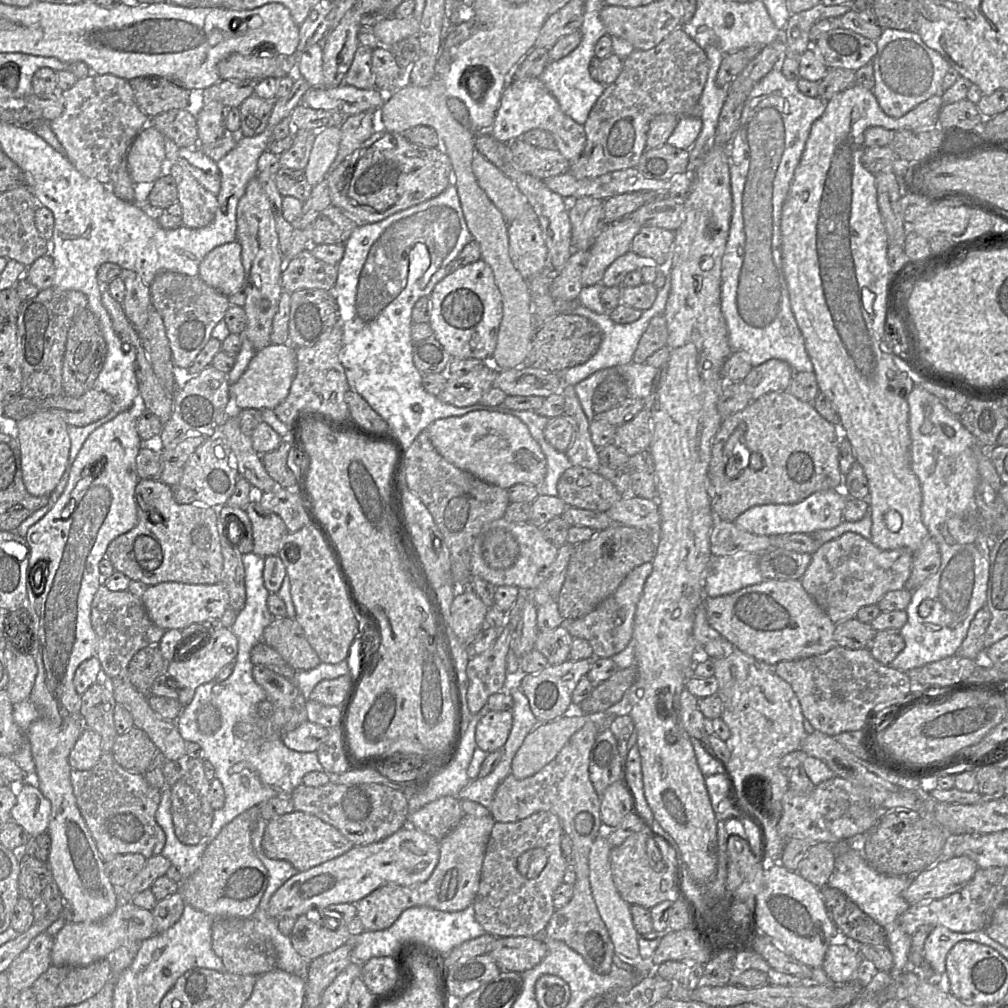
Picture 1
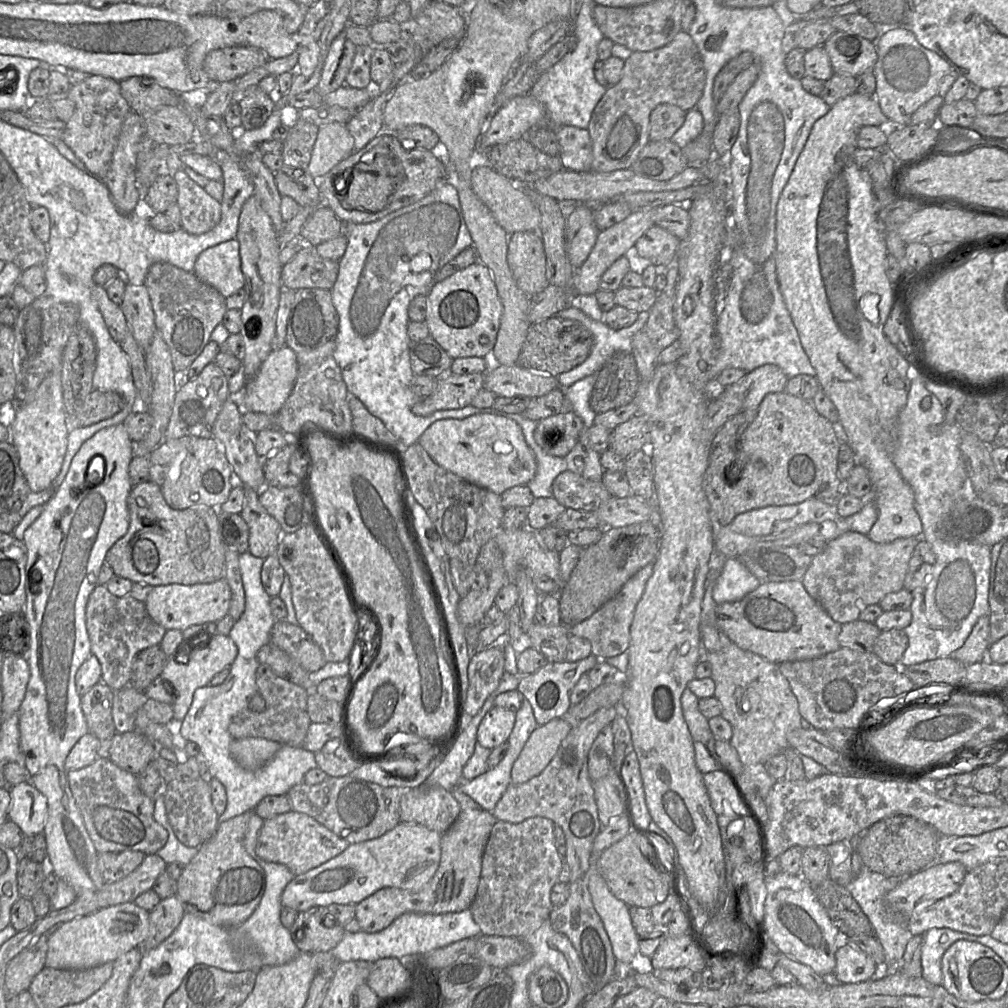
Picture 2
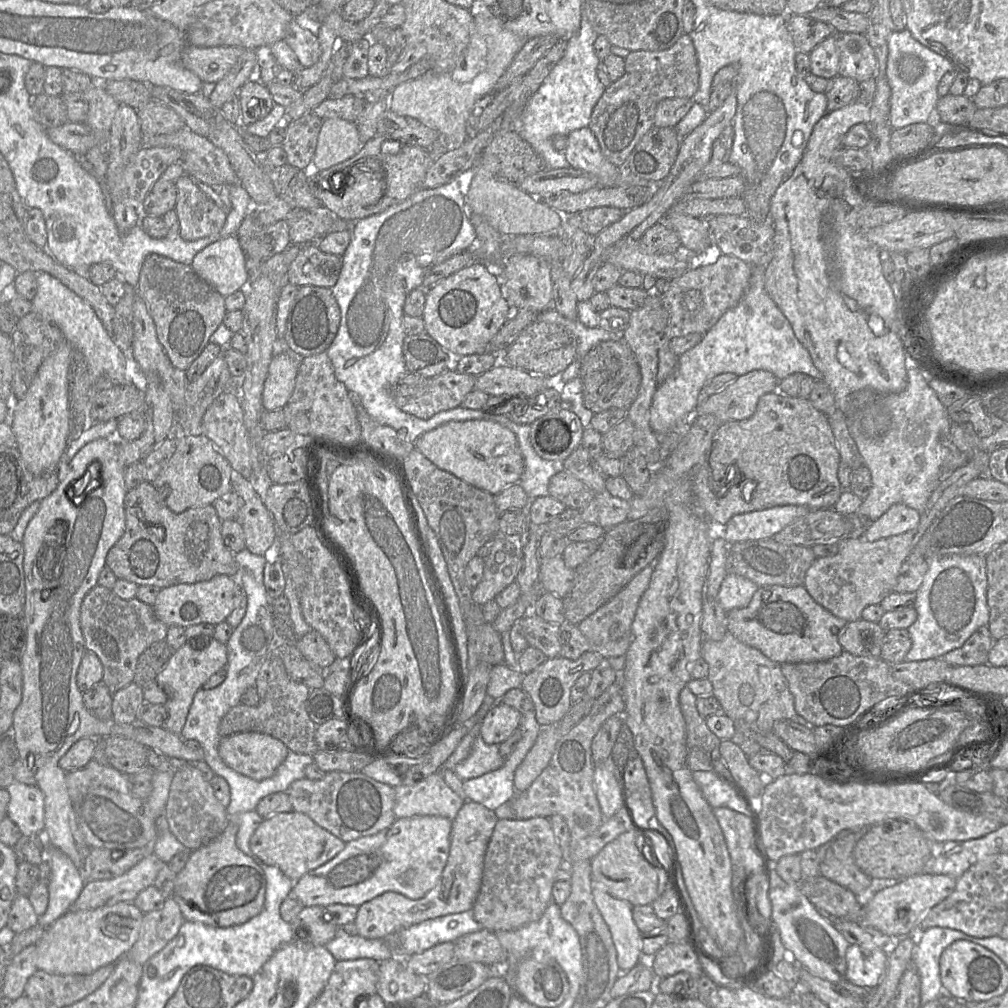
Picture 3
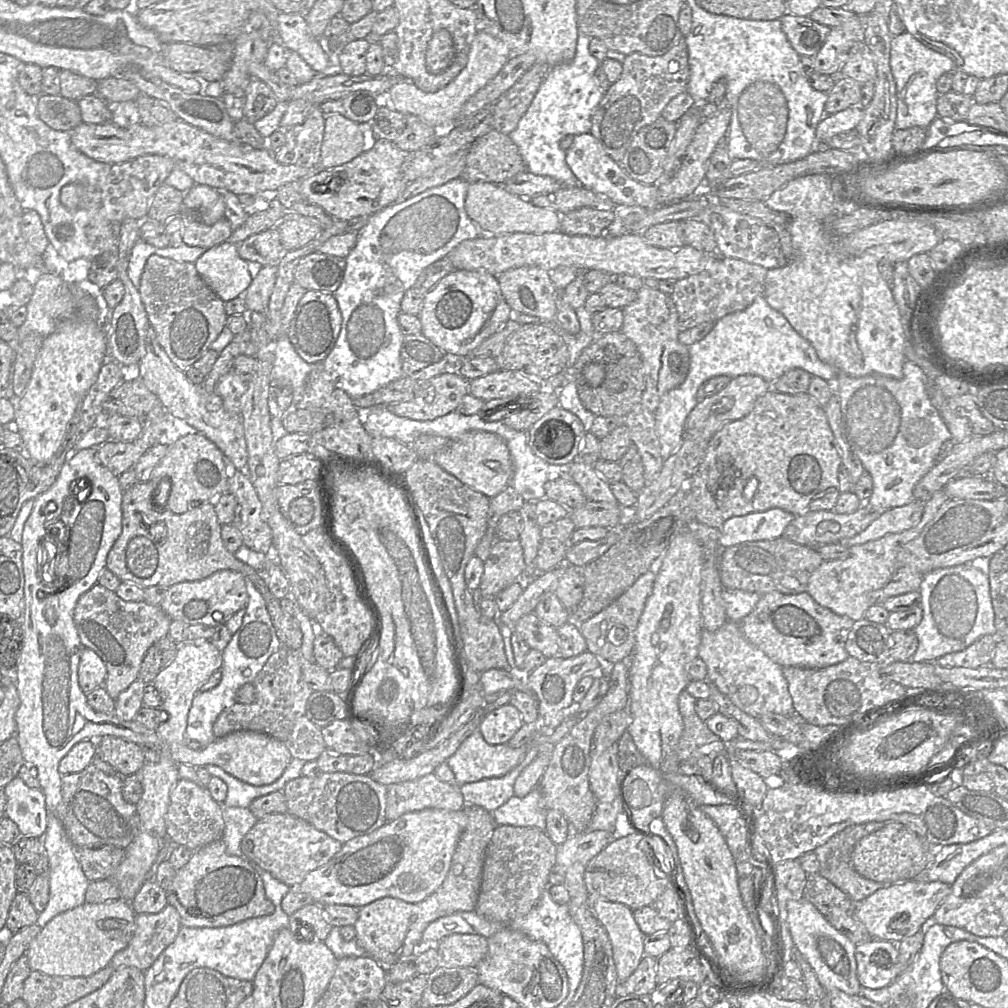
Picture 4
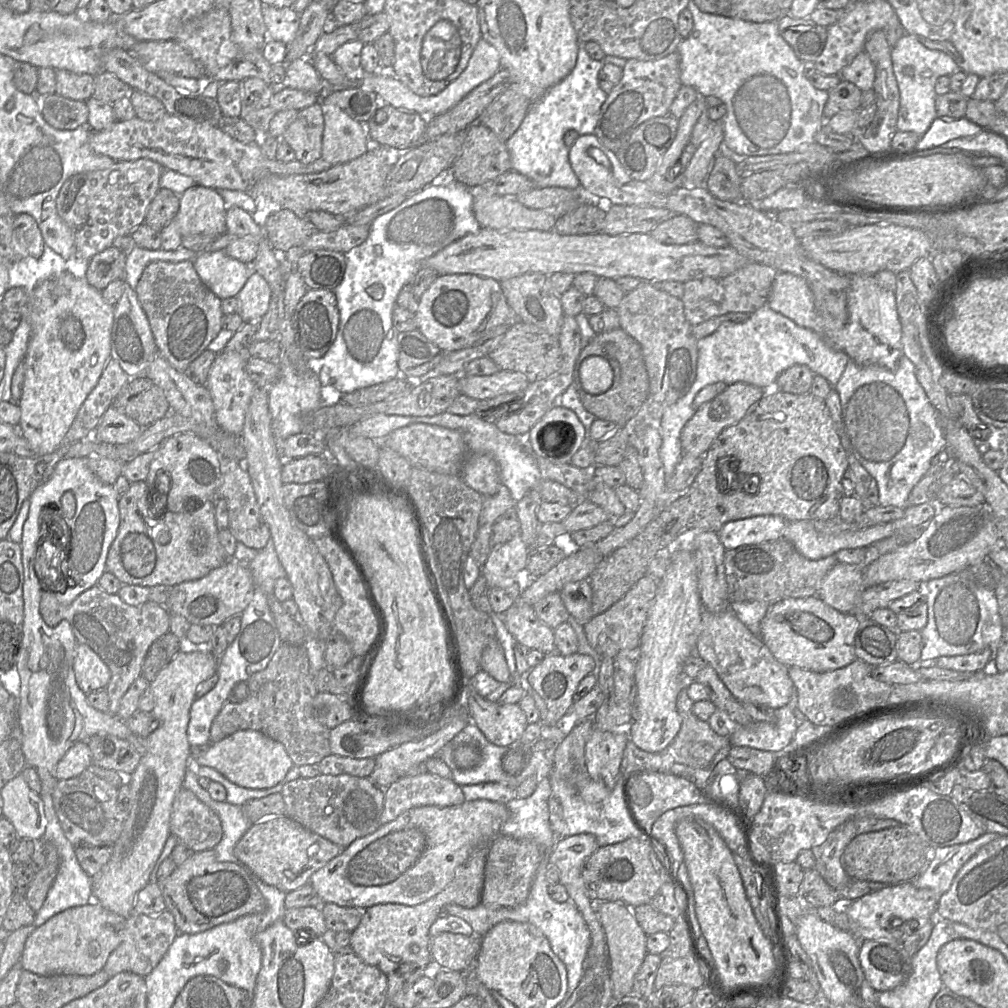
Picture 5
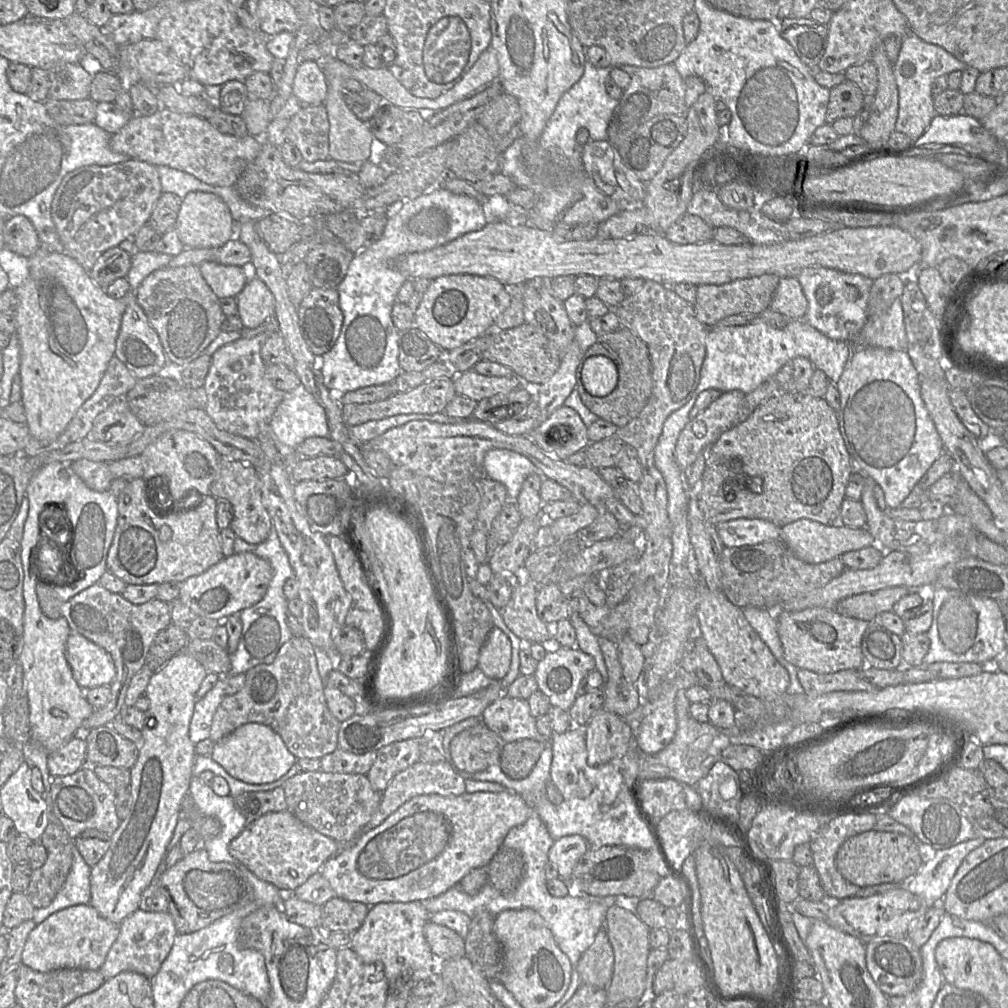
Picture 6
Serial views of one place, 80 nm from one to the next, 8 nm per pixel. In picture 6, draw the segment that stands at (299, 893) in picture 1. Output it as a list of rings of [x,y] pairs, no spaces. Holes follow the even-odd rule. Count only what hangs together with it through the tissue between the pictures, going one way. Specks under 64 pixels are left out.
[[[509,790],[465,792],[458,796],[419,795],[401,805],[376,828],[360,833],[351,845],[341,848],[328,859],[319,872],[329,882],[336,897],[348,901],[368,906],[424,901],[457,885],[471,870],[487,866],[509,830],[523,824],[532,811],[520,795]]]

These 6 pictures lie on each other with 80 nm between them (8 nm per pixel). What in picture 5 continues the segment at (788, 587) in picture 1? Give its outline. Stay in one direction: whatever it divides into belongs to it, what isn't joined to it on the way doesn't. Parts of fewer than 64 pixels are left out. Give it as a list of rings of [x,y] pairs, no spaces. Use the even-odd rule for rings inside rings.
[[[817,596],[788,598],[769,605],[760,624],[759,637],[783,665],[827,672],[845,667],[857,659],[854,640],[859,623],[858,616],[841,613]]]

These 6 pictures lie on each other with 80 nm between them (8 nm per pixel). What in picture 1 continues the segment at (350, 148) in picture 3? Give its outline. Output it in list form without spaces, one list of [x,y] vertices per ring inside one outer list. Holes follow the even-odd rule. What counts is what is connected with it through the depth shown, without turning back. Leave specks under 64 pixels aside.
[[[337,126],[319,130],[315,138],[308,164],[304,170],[311,186],[320,183],[332,170],[341,141],[341,128]]]

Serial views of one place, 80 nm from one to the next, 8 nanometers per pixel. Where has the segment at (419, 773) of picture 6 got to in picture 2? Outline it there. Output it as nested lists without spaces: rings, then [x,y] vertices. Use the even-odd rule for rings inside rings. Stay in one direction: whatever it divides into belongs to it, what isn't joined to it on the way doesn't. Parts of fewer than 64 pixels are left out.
[[[442,787],[402,790],[400,821],[419,824],[440,834],[445,833],[462,811],[451,791]]]

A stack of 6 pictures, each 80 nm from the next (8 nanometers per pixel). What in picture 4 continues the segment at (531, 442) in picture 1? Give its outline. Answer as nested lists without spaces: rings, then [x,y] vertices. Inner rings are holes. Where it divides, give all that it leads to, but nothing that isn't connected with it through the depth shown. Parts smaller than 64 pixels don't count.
[[[483,430],[468,431],[458,438],[449,439],[447,444],[433,455],[432,460],[467,486],[489,498],[496,496],[510,485],[513,476],[512,457],[506,442],[500,436]]]

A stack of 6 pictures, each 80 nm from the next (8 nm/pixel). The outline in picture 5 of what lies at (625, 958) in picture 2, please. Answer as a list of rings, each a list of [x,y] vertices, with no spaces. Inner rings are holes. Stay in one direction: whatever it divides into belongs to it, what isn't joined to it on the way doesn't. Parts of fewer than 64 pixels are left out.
[[[622,902],[596,903],[599,922],[604,930],[609,950],[609,968],[613,998],[632,994],[634,977],[647,954],[647,935],[638,924],[632,909]]]

